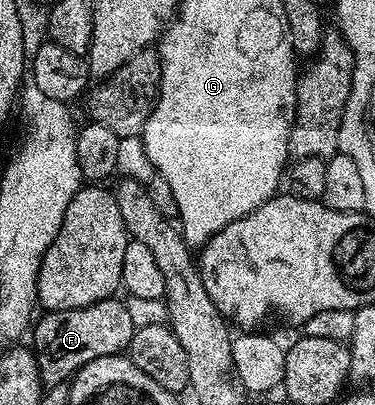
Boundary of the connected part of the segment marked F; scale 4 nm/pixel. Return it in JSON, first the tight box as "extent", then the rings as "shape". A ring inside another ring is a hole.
{"extent":[33,299,136,387],"shape":[[[119,299],[98,301],[80,309],[66,309],[56,313],[47,311],[42,315],[44,317],[40,316],[33,325],[33,352],[39,374],[47,387],[70,382],[76,371],[93,359],[122,354],[130,346],[136,331],[126,304]]]}

